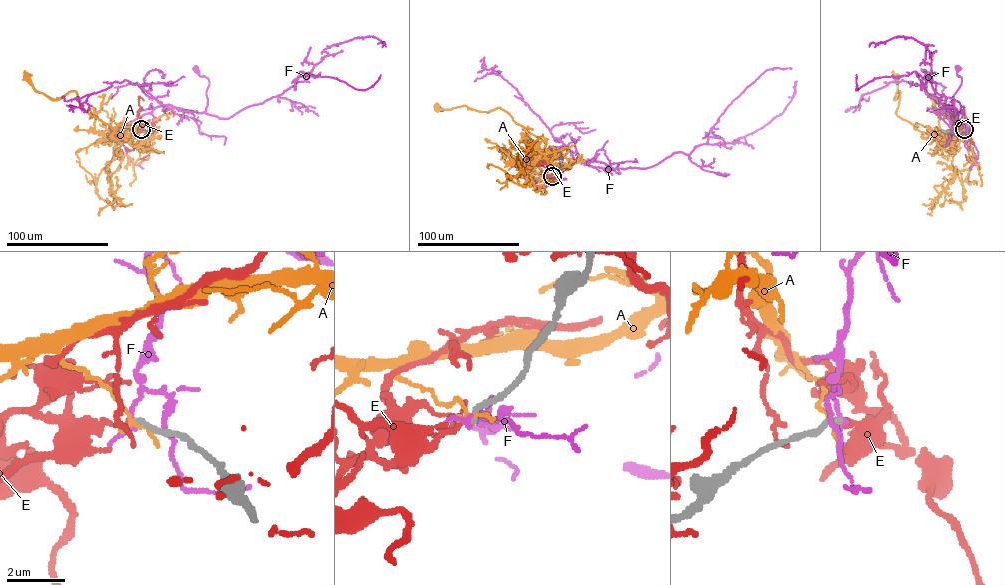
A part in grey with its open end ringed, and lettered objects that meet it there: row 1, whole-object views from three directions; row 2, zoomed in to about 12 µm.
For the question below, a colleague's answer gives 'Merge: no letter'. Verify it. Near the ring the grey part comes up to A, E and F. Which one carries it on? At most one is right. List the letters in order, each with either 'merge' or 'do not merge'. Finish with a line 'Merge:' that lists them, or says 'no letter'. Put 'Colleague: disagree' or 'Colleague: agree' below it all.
A: do not merge
E: do not merge
F: do not merge
Merge: no letter
Colleague: agree

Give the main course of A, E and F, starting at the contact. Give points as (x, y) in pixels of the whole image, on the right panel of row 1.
A: (964, 129), (955, 130), (950, 137), (936, 137), (898, 116), (900, 91), (893, 99), (896, 77)
E: (964, 129), (961, 121), (958, 131), (954, 128), (949, 110), (940, 106), (934, 97), (942, 100)
F: (964, 129), (966, 116), (948, 105), (948, 109), (956, 112), (952, 98), (962, 79), (957, 69)

